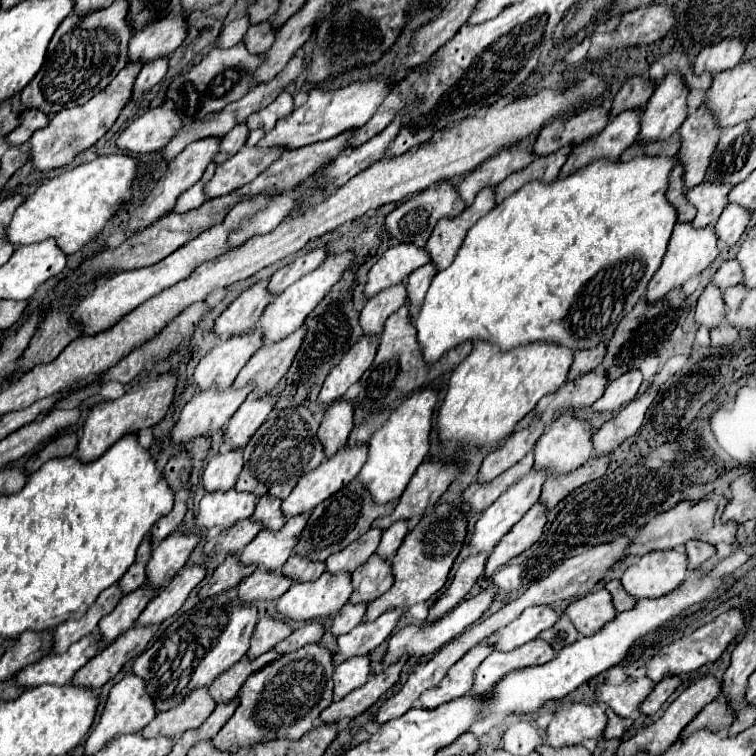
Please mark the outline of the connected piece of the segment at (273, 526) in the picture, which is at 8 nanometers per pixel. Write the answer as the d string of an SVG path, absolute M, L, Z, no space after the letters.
M262 496L256 504L256 512L252 518L262 522L264 528L268 528L268 530L280 530L286 524L286 516L284 516L280 504L282 504L282 500L278 500L278 498Z

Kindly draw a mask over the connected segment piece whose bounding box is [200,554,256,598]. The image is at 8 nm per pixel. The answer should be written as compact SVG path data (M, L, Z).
M232 554L228 556L212 574L212 578L200 588L200 598L216 596L228 588L238 586L246 576L250 576L256 570L256 566L244 566L240 564L240 556Z

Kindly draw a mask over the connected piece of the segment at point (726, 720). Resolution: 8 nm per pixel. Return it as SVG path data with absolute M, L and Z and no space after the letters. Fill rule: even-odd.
M720 696L720 698L716 698L714 702L710 702L710 704L692 720L692 724L686 726L686 730L684 730L680 736L684 738L686 734L692 734L694 730L706 728L706 726L708 726L710 730L728 730L730 724L734 722L734 718L736 718L736 712L730 708L728 698Z

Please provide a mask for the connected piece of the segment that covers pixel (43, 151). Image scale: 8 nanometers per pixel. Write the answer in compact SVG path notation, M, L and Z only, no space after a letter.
M128 62L128 66L124 66L118 72L118 76L102 92L92 96L86 104L60 110L58 114L54 114L54 118L50 120L50 124L46 128L34 132L34 136L28 142L30 144L30 158L32 158L34 166L38 170L60 168L60 166L70 164L76 154L94 146L112 128L118 114L126 108L126 104L132 96L132 86L134 86L134 80L136 80L140 68L142 68L142 62Z

